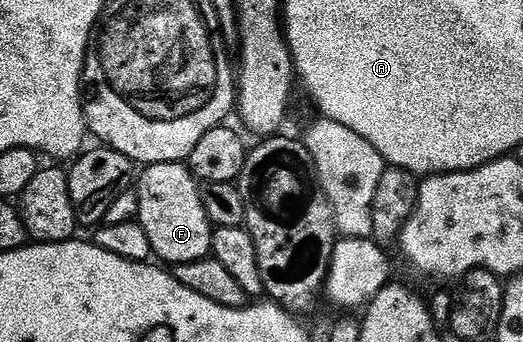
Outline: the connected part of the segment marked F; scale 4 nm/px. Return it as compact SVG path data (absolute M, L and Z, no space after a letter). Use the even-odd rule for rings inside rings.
M172 161L162 165L146 165L135 181L137 194L136 220L151 239L153 257L169 261L170 266L202 261L210 256L214 226L203 211L199 182L184 164Z

